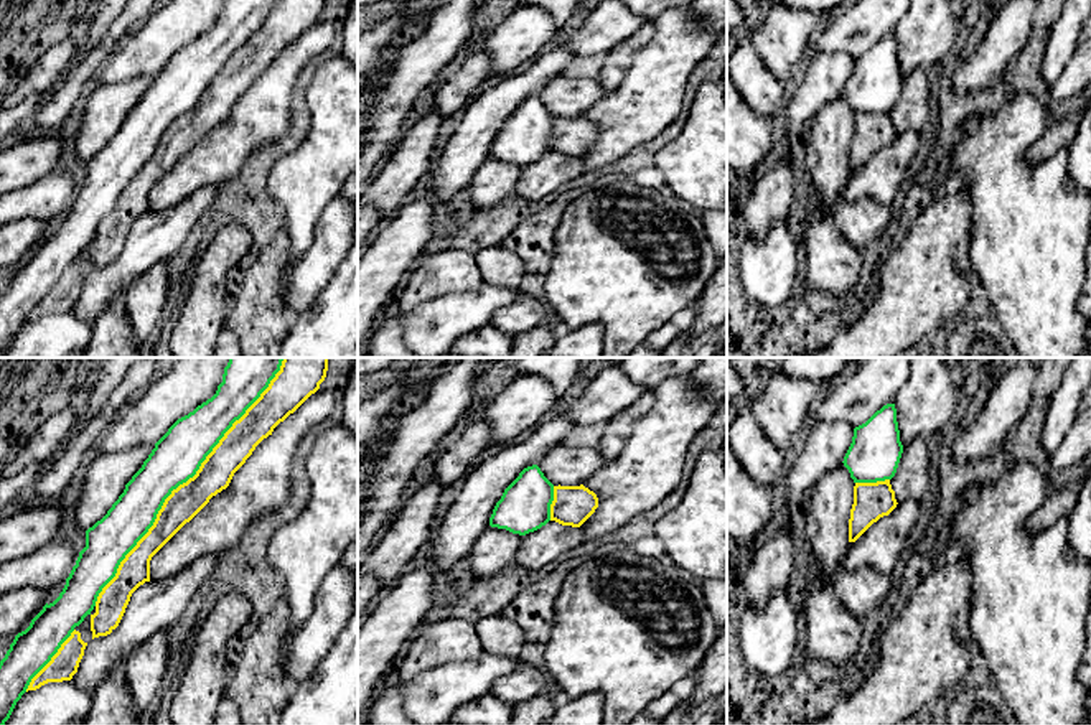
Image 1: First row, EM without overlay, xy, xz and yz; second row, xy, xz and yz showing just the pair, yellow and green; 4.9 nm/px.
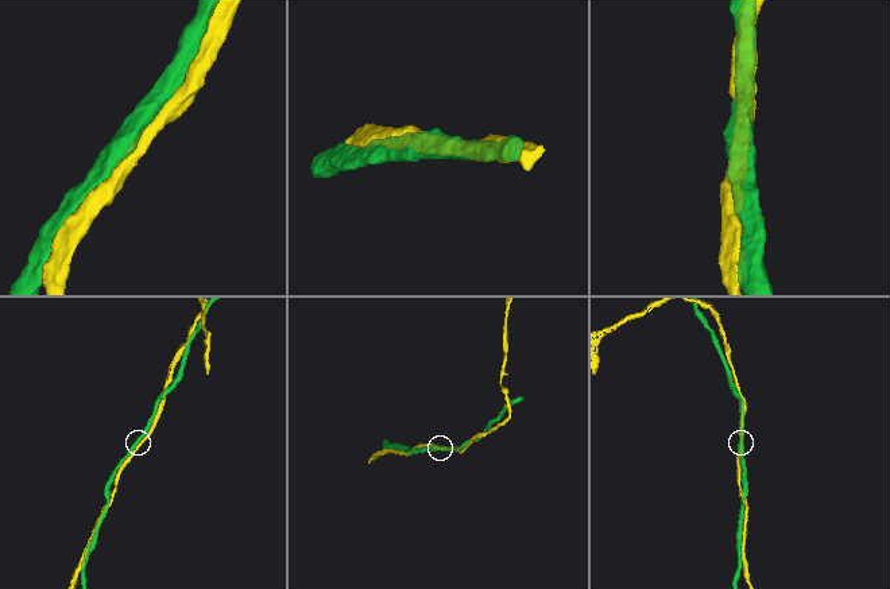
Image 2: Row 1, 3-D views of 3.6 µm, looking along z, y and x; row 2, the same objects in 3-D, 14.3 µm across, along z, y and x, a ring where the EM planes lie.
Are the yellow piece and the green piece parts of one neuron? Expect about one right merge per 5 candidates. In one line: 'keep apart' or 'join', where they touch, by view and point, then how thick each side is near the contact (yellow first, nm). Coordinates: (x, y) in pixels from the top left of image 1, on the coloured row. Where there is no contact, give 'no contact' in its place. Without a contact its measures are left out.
keep apart; meets yellow in xy at (183, 483); 160 nm thick on the yellow side, 240 nm on the other

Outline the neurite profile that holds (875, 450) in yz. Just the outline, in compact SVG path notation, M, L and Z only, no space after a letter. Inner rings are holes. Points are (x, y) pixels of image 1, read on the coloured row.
M887 404L854 428L842 463L854 483L877 483L895 476L901 453L897 409L895 404Z

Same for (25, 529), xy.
M58 501L16 506L0 517L0 564L31 555L56 539L63 509Z

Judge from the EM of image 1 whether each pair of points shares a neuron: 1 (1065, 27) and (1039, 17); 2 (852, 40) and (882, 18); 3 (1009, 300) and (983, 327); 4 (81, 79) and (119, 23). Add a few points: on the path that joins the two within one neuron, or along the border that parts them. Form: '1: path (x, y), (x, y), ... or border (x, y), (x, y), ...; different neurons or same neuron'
1: border (1057, 17), (1047, 32); different neurons
2: path (859, 33), (875, 18); same neuron
3: border (991, 312), (1009, 340); different neurons
4: path (91, 65), (112, 46), (116, 38); same neuron

